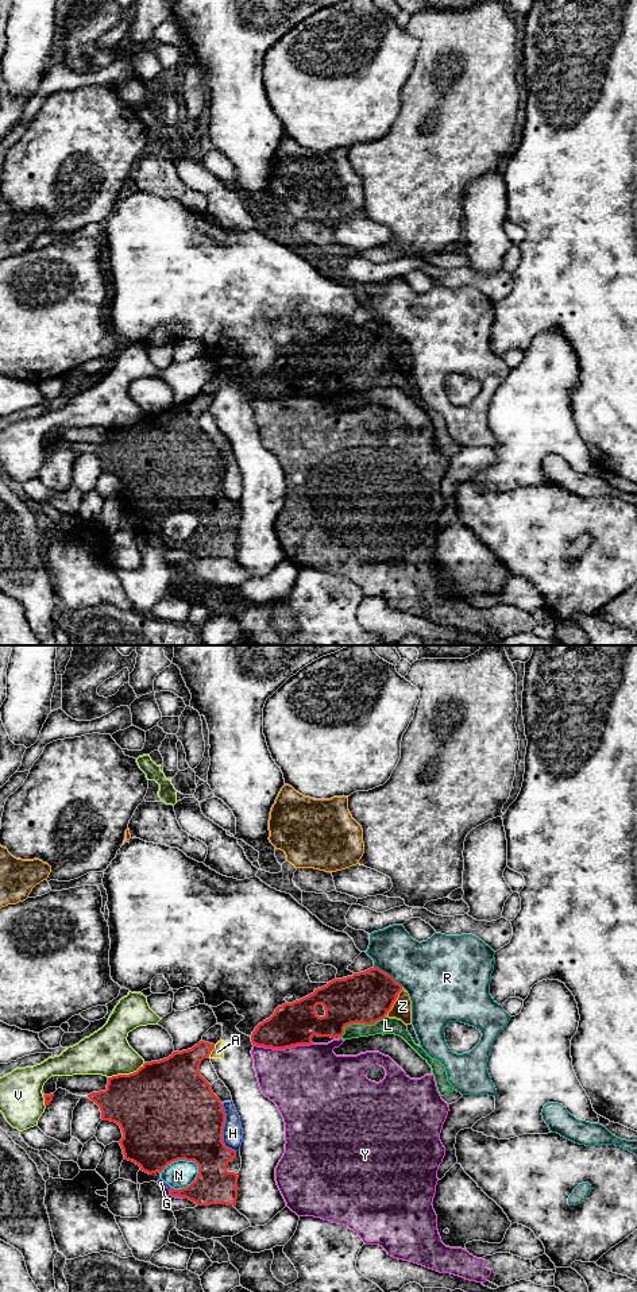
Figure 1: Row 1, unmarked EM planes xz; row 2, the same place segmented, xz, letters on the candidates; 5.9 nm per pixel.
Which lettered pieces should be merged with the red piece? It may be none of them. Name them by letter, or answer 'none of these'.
G, L

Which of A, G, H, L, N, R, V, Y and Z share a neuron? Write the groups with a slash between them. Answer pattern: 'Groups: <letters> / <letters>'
Groups: A / G L / H / N / R / V / Y / Z

